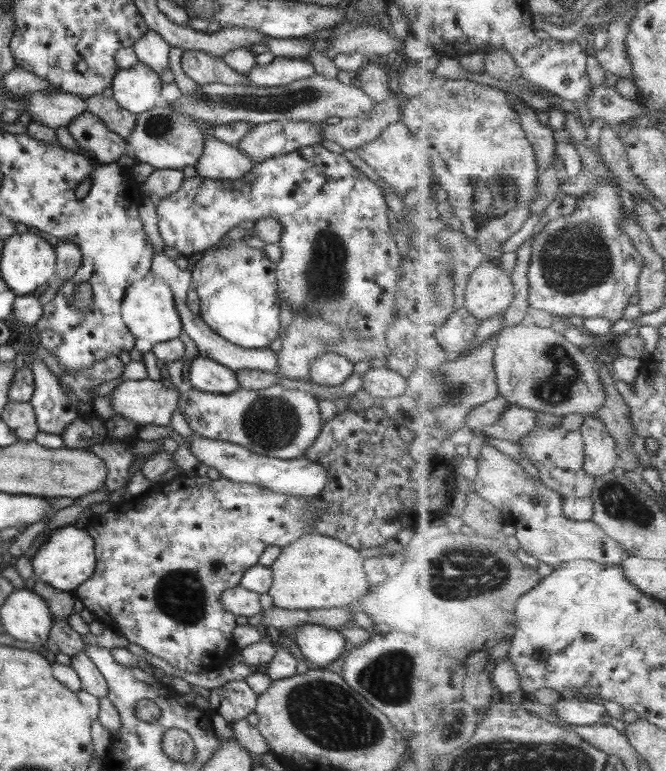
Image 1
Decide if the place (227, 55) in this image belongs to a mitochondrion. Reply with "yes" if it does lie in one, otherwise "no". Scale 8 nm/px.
no

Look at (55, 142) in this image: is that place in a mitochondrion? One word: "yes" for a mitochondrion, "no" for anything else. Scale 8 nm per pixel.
no

